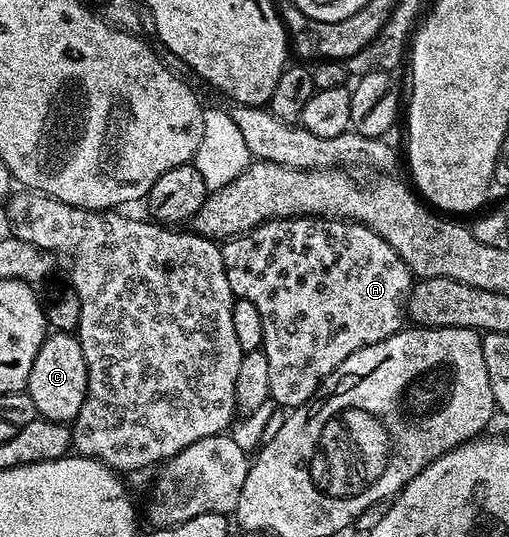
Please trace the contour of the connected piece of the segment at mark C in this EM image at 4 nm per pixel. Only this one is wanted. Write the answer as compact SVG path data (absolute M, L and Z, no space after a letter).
M55 331L49 332L45 336L42 347L34 359L34 367L30 367L26 392L30 395L30 399L34 399L34 407L43 420L65 423L75 421L78 411L82 411L82 403L88 394L88 368L86 359L82 355L79 336Z

